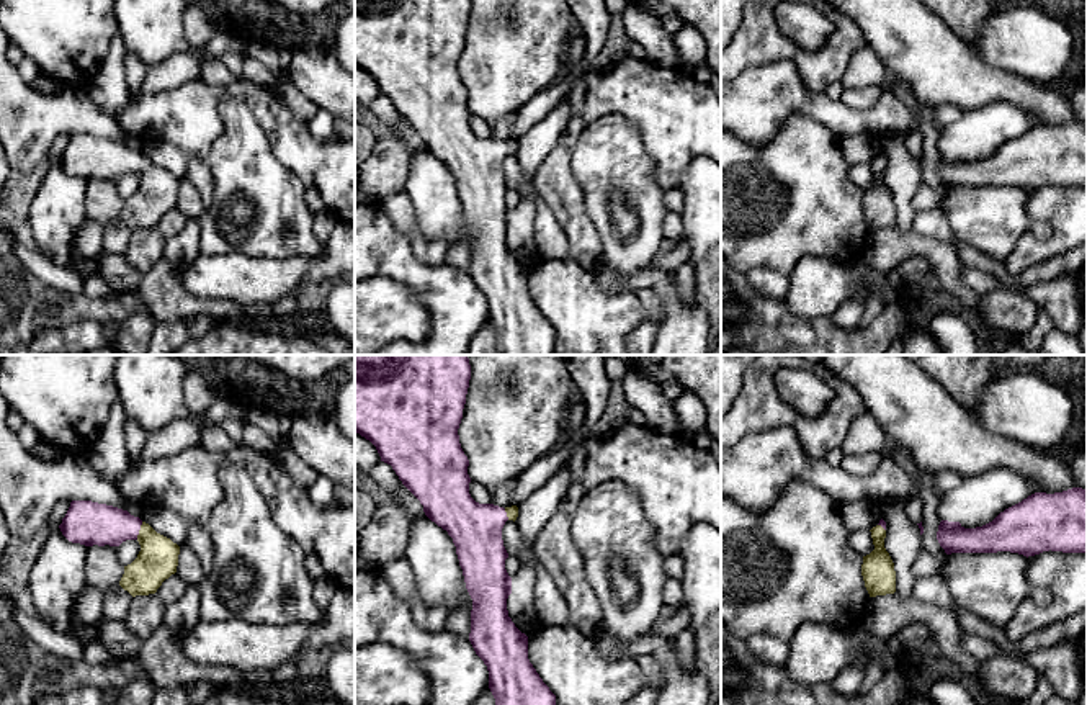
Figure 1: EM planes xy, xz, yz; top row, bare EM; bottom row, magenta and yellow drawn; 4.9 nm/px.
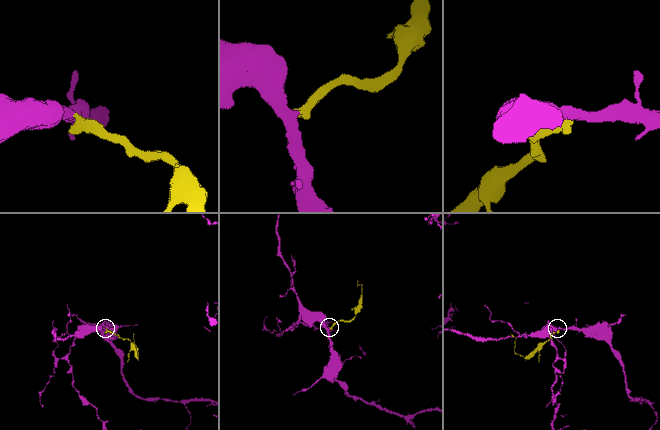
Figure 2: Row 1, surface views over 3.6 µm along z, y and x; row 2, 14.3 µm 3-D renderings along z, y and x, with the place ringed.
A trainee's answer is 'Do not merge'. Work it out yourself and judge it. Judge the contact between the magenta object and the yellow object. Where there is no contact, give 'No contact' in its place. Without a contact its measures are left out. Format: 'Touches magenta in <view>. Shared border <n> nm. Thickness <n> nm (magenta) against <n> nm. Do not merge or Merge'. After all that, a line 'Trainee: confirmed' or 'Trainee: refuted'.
Touches magenta in xy. Shared border 90 nm. Thickness 220 nm (magenta) against 200 nm. Merge
Trainee: refuted

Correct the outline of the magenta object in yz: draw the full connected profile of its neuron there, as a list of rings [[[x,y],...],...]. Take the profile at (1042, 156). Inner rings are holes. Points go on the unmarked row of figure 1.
[[[1087,124],[1035,126],[976,162],[942,154],[937,173],[946,188],[1010,185],[1028,191],[1049,183],[1087,186]]]

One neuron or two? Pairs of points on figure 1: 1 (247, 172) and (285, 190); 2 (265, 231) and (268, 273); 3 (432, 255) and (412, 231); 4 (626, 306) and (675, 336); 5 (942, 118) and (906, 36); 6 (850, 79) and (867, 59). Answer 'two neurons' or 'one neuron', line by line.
1: one neuron
2: two neurons
3: one neuron
4: two neurons
5: two neurons
6: one neuron

